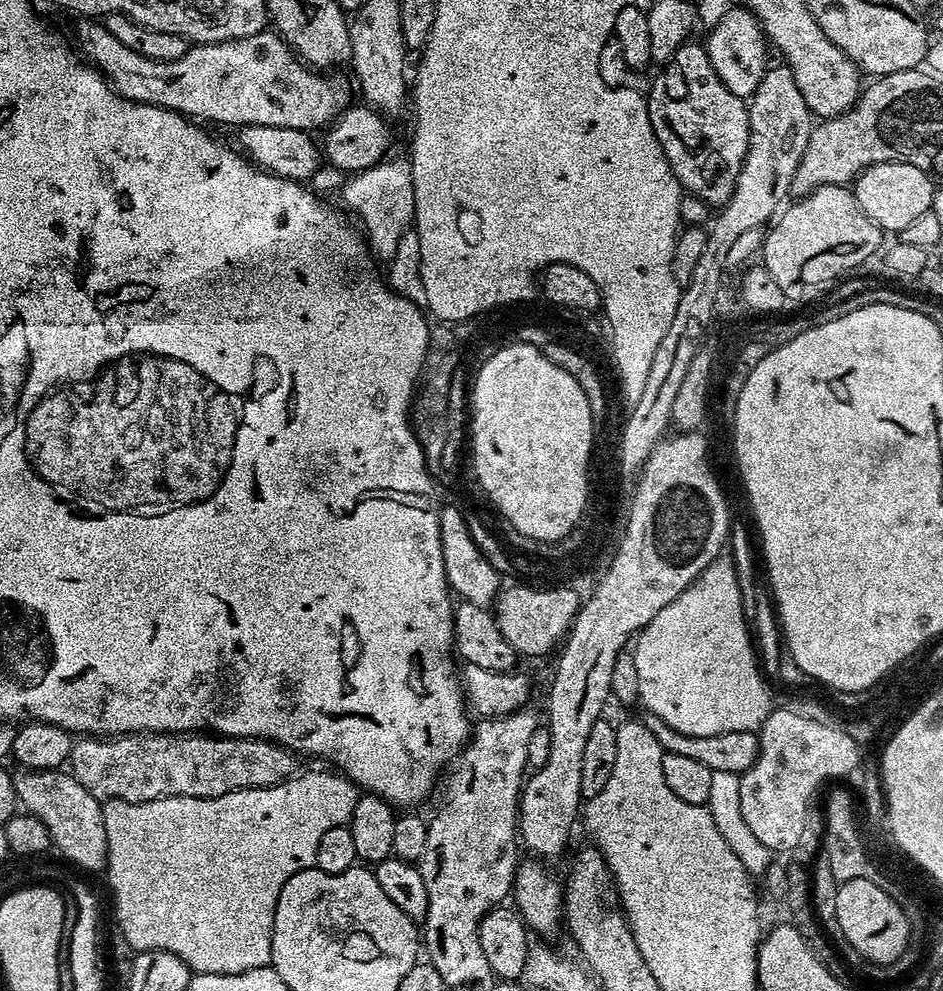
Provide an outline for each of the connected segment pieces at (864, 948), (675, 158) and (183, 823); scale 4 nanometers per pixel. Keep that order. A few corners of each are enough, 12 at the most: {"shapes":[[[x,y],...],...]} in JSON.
{"shapes":[[[837,887],[843,939],[869,965],[909,950],[911,926],[887,888]],[[703,43],[663,61],[650,126],[685,193],[734,194],[748,104]],[[336,770],[103,805],[118,931],[193,973],[272,963]]]}

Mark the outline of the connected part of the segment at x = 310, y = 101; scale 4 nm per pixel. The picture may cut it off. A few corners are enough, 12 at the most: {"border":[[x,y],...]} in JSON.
{"border":[[80,18],[75,47],[135,104],[324,130],[352,92],[275,30],[162,62]]}

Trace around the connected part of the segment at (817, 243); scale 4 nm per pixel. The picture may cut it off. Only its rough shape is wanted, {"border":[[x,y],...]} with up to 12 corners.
{"border":[[842,184],[788,204],[764,268],[788,302],[859,269],[880,225]]}

